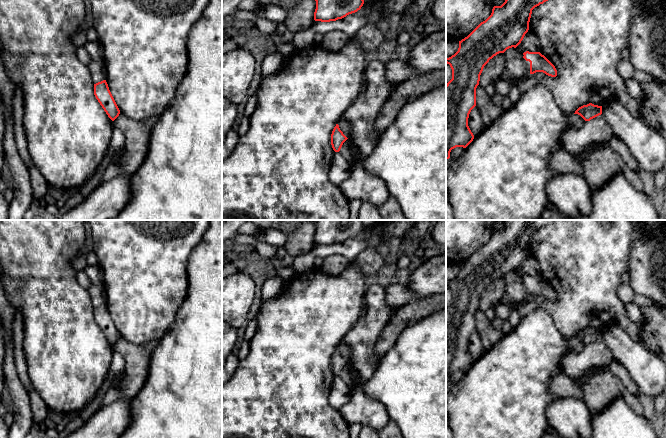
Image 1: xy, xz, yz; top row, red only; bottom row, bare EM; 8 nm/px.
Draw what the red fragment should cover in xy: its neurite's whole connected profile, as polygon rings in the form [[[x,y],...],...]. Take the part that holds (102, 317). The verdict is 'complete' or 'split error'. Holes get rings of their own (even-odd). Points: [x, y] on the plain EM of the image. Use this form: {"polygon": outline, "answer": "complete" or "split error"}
{"polygon": [[[106,304],[94,308],[94,319],[108,341],[114,345],[120,338],[120,334],[109,314]]], "answer": "complete"}

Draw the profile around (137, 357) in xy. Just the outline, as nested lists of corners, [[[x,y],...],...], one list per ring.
[[[122,337],[113,345],[125,360],[125,369],[117,385],[119,398],[134,398],[144,386],[148,374],[153,351],[159,340],[152,340],[140,345],[131,343]]]

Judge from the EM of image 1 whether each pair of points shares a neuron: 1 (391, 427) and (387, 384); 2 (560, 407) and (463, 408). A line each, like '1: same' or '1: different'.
1: different
2: different

